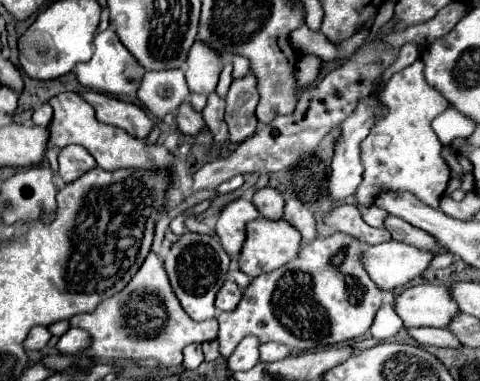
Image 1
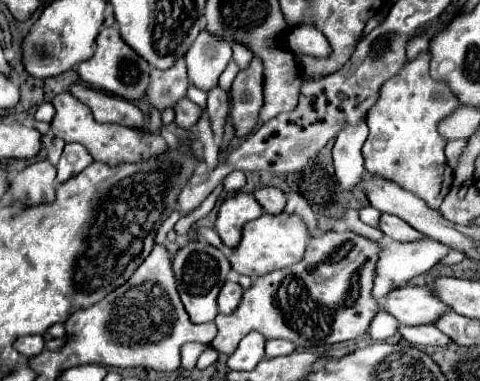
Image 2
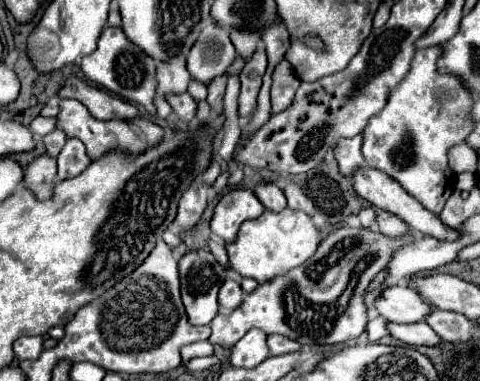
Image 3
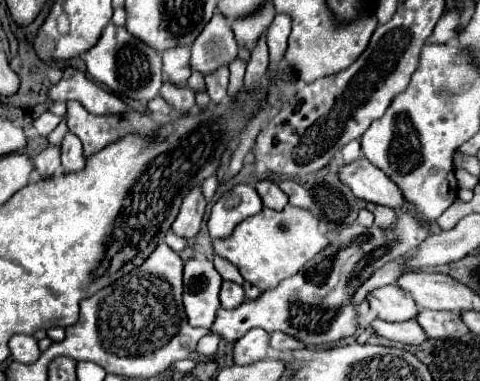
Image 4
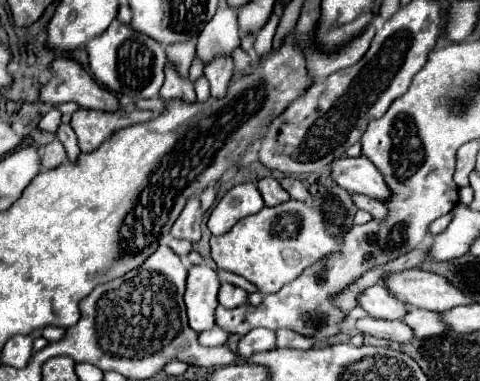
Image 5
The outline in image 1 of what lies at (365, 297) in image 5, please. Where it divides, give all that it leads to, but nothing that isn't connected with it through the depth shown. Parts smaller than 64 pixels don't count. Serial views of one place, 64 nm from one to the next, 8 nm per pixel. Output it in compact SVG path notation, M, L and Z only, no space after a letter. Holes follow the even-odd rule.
M420 284L402 290L394 296L394 310L404 326L436 326L444 328L452 316L458 314L456 302L448 296L444 286Z

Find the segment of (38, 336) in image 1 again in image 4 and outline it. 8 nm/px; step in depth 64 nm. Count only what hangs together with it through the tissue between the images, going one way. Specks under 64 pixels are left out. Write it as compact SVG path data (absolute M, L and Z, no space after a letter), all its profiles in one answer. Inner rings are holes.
M16 334L16 336L12 336L8 346L10 346L10 360L18 362L18 364L32 364L40 356L38 342L34 336Z

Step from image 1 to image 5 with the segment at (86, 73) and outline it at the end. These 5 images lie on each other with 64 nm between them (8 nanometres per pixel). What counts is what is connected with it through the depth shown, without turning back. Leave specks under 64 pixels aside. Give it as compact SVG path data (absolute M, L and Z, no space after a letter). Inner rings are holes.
M114 20L104 34L92 38L86 44L86 50L90 56L90 72L94 74L96 82L108 90L126 94L130 98L154 98L162 88L166 50L164 44L150 38L148 34L136 32L128 24Z

